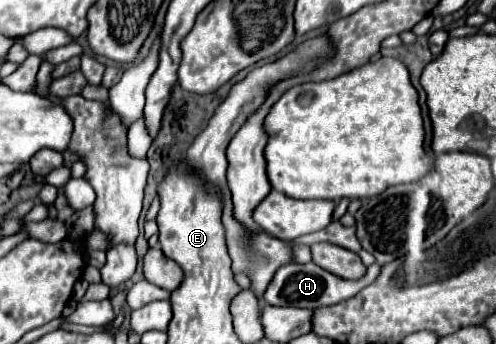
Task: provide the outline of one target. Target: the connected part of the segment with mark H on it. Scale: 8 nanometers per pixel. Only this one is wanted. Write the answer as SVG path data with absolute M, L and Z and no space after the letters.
M306 263L306 265L284 265L276 271L272 283L268 285L266 293L264 293L264 301L268 305L274 307L306 307L306 309L320 309L320 307L328 307L340 301L346 301L350 297L354 297L360 289L364 289L366 285L373 283L374 279L380 275L378 263L368 267L368 273L364 275L364 279L360 281L348 281L348 279L340 279L332 273L328 273L326 269L314 265L314 263Z

